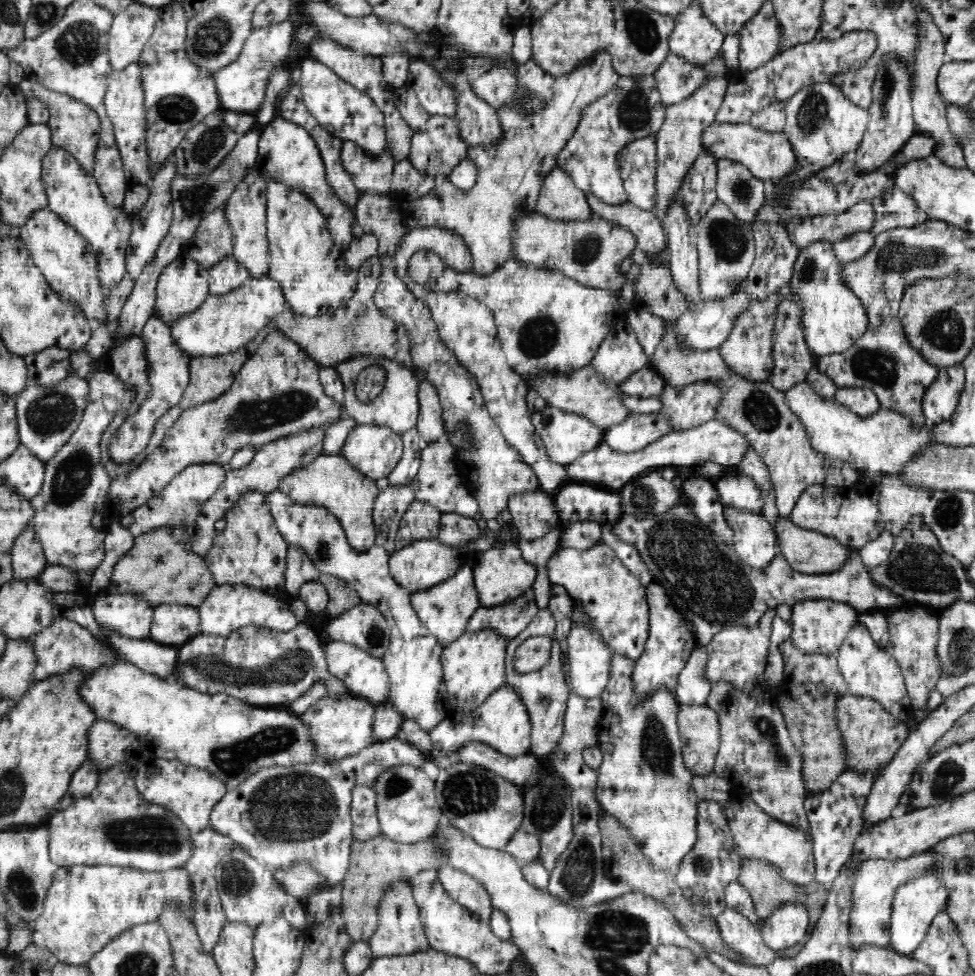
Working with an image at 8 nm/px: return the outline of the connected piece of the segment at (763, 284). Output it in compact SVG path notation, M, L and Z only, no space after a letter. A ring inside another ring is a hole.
M758 219L753 223L752 231L755 238L755 257L748 276L735 288L735 292L748 293L754 299L765 300L777 289L788 289L793 264L801 249L788 238L779 222L762 223Z

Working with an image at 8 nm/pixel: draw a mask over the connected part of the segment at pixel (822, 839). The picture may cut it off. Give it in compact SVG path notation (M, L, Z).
M850 769L841 773L829 789L808 794L804 807L811 825L810 839L815 859L815 881L830 888L840 871L852 859L853 845L856 838L866 828L867 796L872 791L880 769Z

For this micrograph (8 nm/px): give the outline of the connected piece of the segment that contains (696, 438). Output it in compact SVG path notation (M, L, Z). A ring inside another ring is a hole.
M714 418L688 431L671 431L668 436L636 452L618 452L603 442L597 448L581 454L576 460L565 465L565 471L572 482L592 484L615 491L641 475L651 473L652 468L662 466L692 468L712 461L722 466L738 467L750 450L751 445L740 432Z

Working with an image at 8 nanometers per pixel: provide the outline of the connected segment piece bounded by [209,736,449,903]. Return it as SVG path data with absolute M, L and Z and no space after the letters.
M396 736L392 740L374 742L355 755L336 760L335 763L316 762L264 768L223 796L212 810L209 826L242 846L249 856L259 860L260 864L268 867L271 871L290 870L295 863L300 862L305 863L305 866L312 867L321 876L321 884L314 885L314 888L300 899L305 903L312 894L319 894L340 884L346 874L349 865L349 849L352 848L354 840L351 827L352 788L368 786L372 789L376 784L376 777L392 765L411 764L414 767L422 768L431 762L440 766L444 758L449 758L441 751L434 751L434 755L434 759L425 758L425 755L422 755L416 747Z

